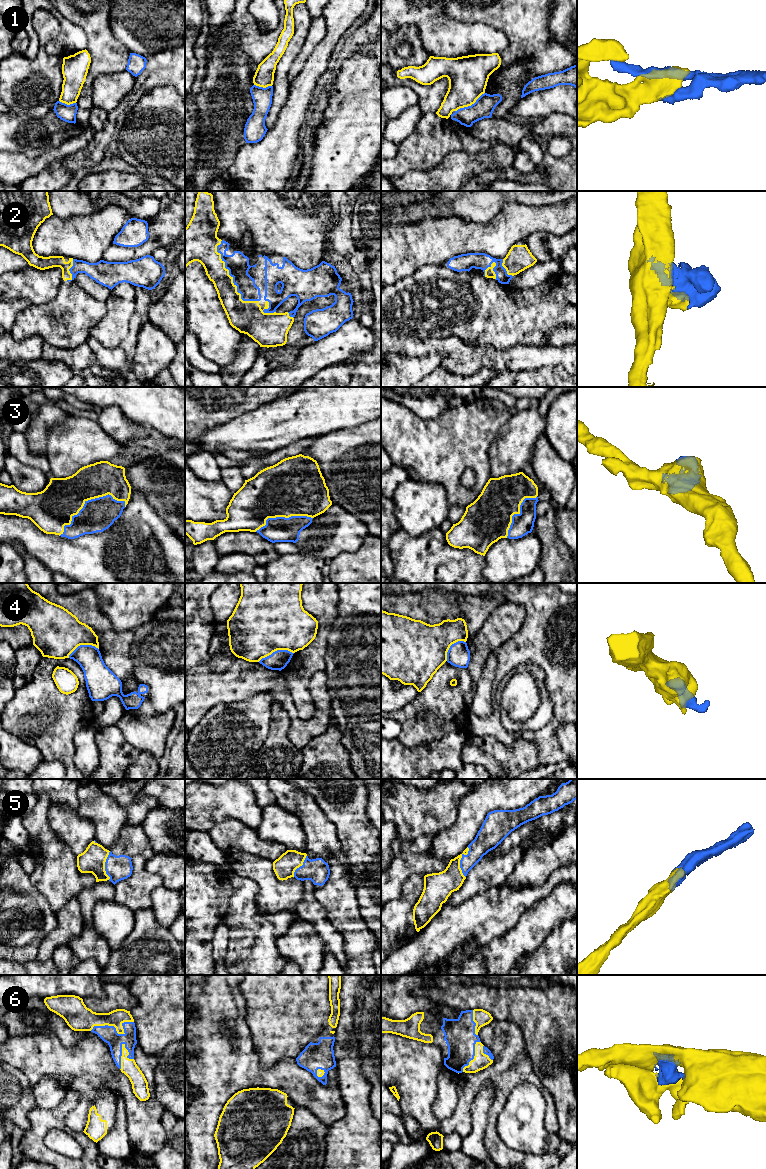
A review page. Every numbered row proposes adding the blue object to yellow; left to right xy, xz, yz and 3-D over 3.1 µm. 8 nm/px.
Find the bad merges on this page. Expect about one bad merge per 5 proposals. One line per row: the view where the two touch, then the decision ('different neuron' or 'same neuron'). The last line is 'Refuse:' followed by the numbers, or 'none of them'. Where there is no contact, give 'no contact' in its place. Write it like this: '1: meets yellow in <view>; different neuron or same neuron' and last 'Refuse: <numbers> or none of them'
1: meets yellow in yz; different neuron
2: meets yellow in xz; same neuron
3: meets yellow in xy; same neuron
4: meets yellow in xz; different neuron
5: meets yellow in yz; same neuron
6: meets yellow in xy; same neuron
Refuse: 1, 4

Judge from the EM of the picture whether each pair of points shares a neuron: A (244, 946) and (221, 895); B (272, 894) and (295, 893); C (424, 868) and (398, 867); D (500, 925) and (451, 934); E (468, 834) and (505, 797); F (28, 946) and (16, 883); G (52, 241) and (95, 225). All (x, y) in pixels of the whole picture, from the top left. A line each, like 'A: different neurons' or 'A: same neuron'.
A: different neurons
B: same neuron
C: same neuron
D: same neuron
E: same neuron
F: same neuron
G: same neuron

